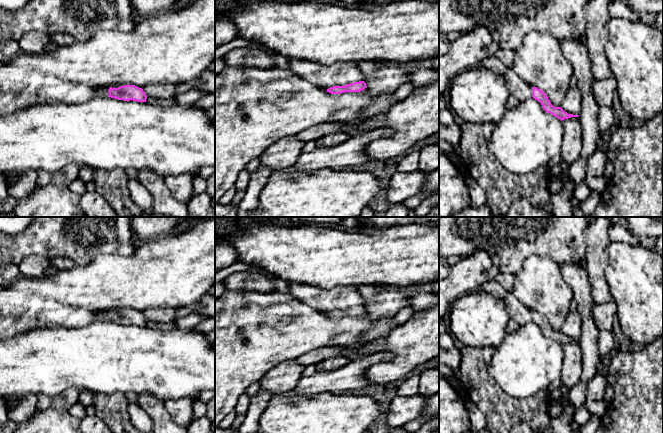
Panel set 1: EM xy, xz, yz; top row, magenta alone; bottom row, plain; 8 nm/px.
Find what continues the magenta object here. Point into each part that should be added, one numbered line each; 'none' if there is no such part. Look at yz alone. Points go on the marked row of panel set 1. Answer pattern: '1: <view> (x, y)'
1: yz (519, 89)

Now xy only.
1: xy (103, 91)

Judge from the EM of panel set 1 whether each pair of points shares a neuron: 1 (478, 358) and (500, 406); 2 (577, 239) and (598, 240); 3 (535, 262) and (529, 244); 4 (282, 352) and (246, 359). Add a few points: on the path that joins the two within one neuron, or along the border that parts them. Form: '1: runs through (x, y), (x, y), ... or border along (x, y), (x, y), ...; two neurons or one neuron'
1: runs through (478, 370), (478, 384), (488, 394); one neuron
2: border along (586, 227), (584, 231), (585, 263); two neurons
3: border along (556, 261), (543, 255), (530, 255), (517, 272); two neurons
4: runs through (273, 352), (255, 352); one neuron

